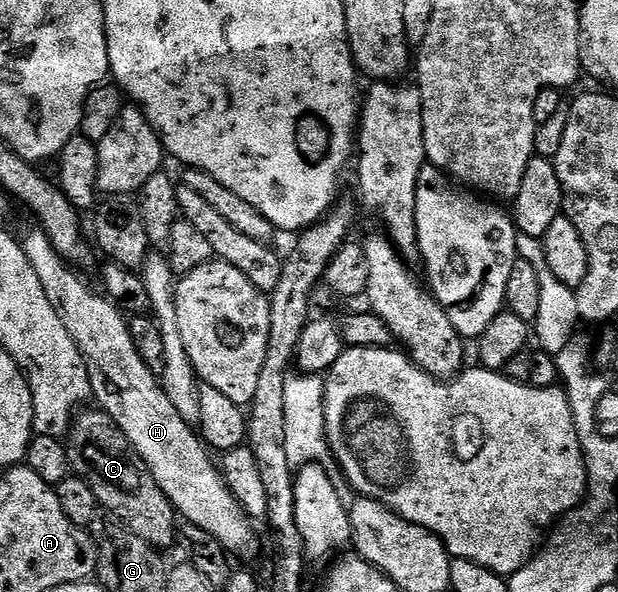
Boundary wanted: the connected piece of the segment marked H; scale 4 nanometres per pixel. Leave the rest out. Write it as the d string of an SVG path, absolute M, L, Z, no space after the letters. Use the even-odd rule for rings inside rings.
M35 230L28 233L26 240L21 241L21 246L26 251L28 262L32 262L32 270L36 270L36 278L40 278L40 286L44 286L44 294L48 302L52 302L52 310L60 314L60 322L64 322L64 330L72 334L72 342L76 342L84 358L93 399L95 401L98 399L97 407L107 412L124 430L128 442L138 451L140 458L160 486L160 490L170 499L175 513L185 523L194 524L206 530L208 534L212 534L212 537L218 539L230 554L252 551L255 525L238 504L236 497L228 490L219 465L217 463L214 465L210 461L211 453L199 433L176 412L176 407L169 402L168 395L162 389L156 372L148 367L144 359L140 358L140 354L136 352L127 317L120 311L118 304L111 302L105 295L97 296L74 273L77 271L63 260L45 232Z

